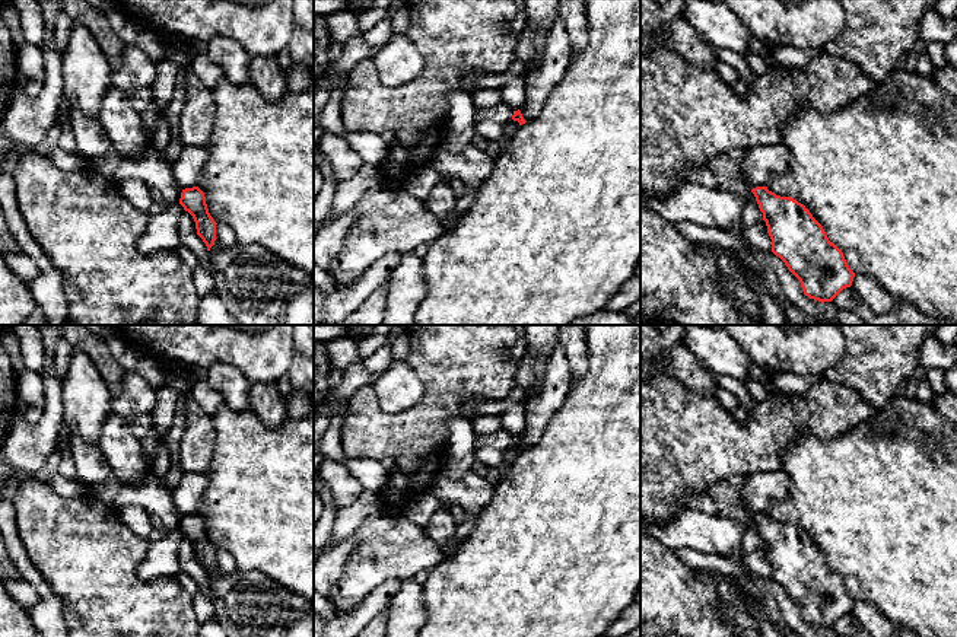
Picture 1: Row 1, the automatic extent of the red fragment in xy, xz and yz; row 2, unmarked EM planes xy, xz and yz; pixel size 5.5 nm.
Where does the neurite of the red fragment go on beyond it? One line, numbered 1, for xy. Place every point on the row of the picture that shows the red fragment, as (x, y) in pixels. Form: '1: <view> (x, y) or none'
1: xy (149, 166)

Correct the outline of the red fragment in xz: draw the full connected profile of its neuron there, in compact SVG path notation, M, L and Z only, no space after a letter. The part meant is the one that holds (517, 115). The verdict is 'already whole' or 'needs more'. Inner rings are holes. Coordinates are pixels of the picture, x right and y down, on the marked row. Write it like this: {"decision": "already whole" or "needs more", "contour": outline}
{"decision": "needs more", "contour": "M503 102L484 109L474 111L474 133L490 141L499 143L503 137L505 125L511 121L518 121L519 125L525 124L521 111L514 111Z"}

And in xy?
{"decision": "needs more", "contour": "M153 144L139 156L118 156L111 150L89 159L89 168L117 184L125 179L143 181L153 201L163 208L179 203L193 216L207 251L214 245L217 223L209 213L204 192L198 187L182 189L172 175L172 163Z"}

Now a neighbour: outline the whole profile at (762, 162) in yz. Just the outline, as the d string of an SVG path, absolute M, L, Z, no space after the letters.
M782 143L753 146L747 147L740 165L748 188L753 189L766 187L773 175L785 173L791 165L791 155Z

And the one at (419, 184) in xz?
M430 165L422 166L411 173L401 188L411 197L426 201L432 188L441 181L442 175Z

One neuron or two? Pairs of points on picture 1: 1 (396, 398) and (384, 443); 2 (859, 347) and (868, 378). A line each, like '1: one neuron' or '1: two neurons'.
1: two neurons
2: one neuron

